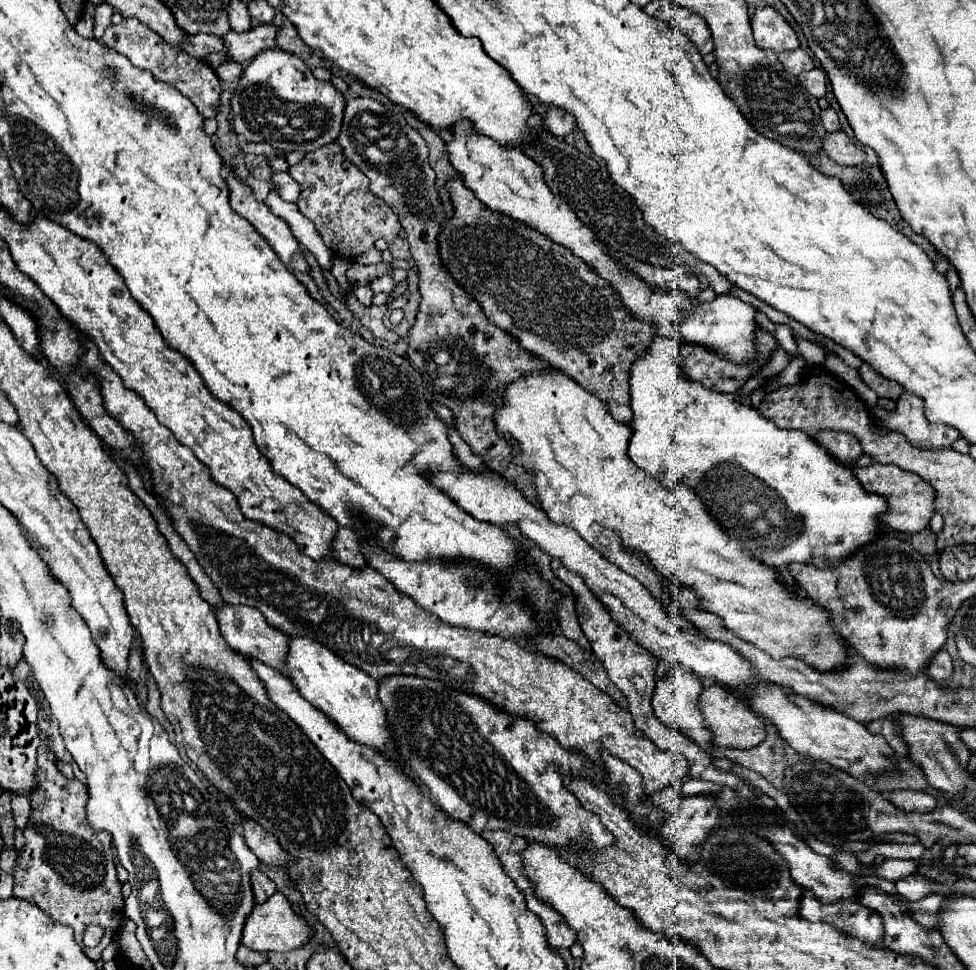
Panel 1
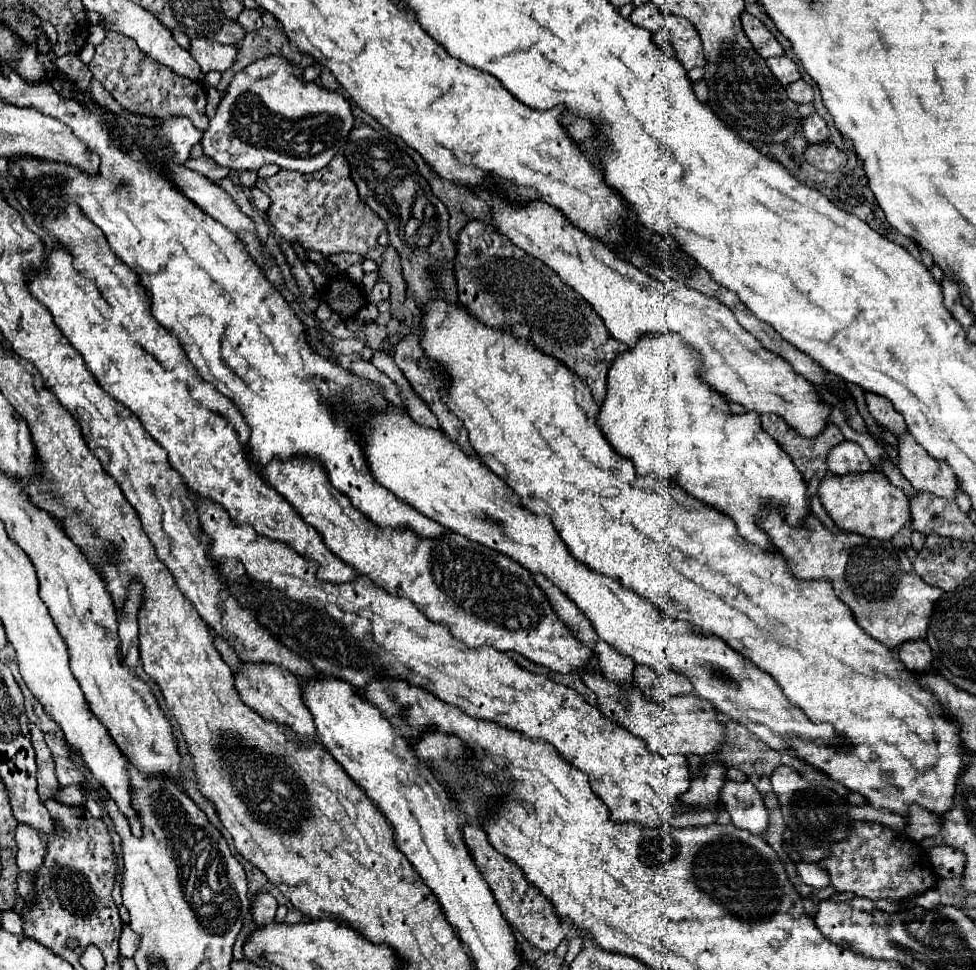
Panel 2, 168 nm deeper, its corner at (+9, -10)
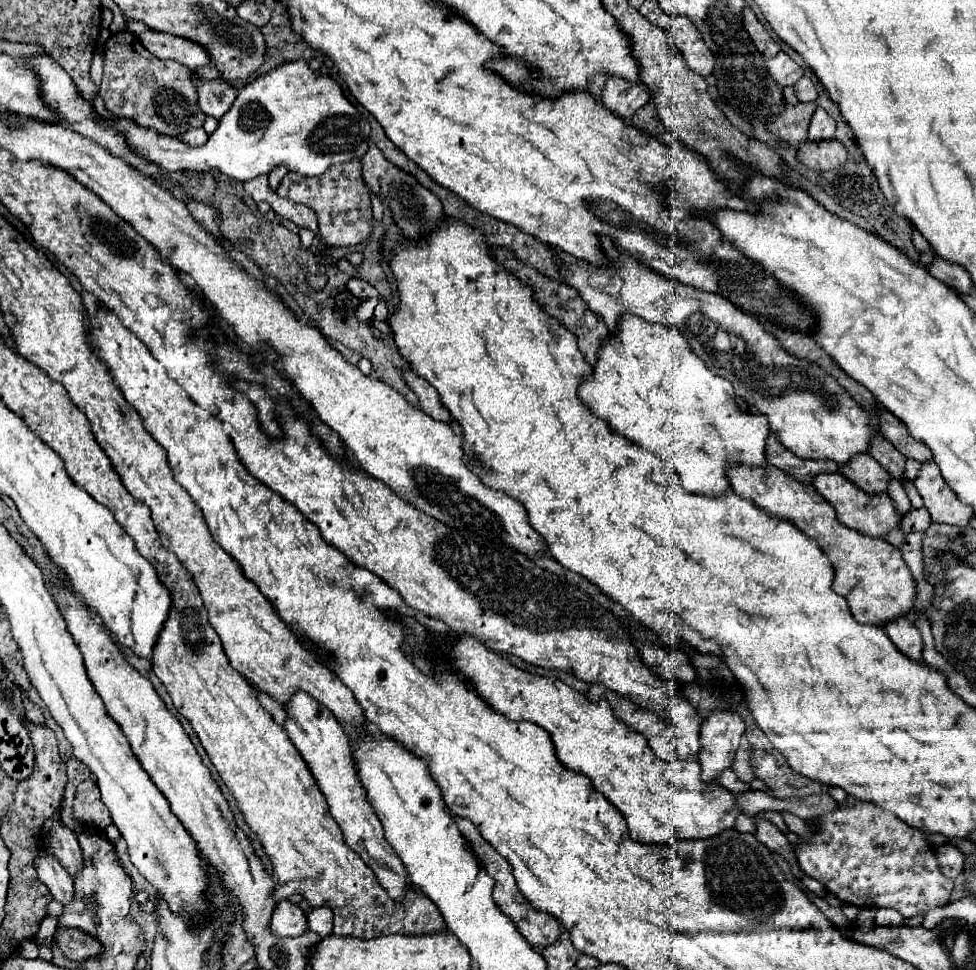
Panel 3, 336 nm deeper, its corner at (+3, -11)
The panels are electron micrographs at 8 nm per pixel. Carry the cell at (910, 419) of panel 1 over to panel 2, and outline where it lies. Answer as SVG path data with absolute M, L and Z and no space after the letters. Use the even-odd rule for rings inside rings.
M908 431L898 437L898 469L914 489L924 489L938 497L946 497L948 501L954 499L956 477L950 465L930 457Z

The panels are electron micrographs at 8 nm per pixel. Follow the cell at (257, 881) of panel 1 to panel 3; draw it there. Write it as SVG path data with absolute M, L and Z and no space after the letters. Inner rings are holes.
M280 900L278 906L274 908L270 928L276 936L300 936L308 932L306 912L298 904L292 904L290 900Z

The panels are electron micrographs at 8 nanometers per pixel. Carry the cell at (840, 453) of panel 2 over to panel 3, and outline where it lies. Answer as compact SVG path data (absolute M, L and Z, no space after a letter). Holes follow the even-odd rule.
M870 454L852 458L852 462L842 468L842 474L870 496L888 492L888 482L892 480L892 476Z

